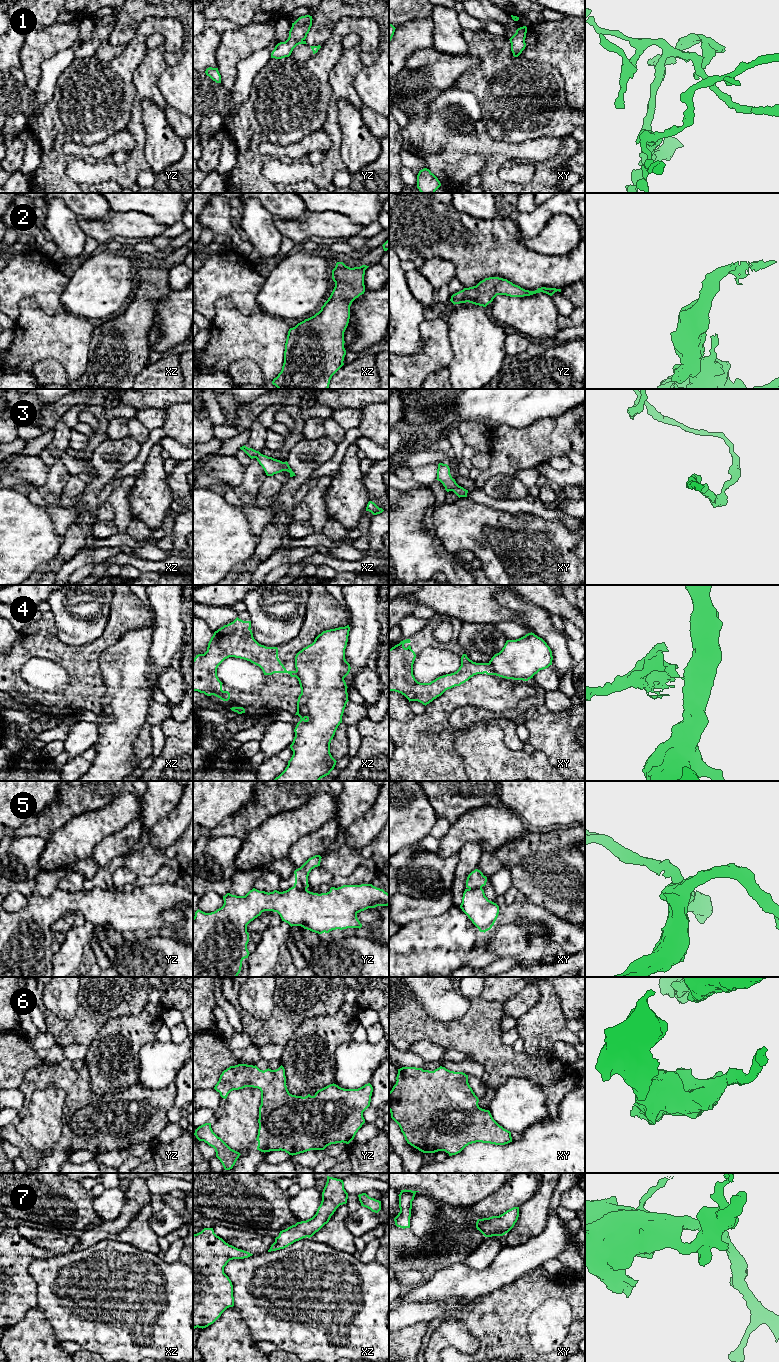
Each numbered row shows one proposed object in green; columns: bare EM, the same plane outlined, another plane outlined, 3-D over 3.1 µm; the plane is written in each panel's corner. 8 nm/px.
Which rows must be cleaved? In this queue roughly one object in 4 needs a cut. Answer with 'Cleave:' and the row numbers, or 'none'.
Cleave: 1, 4, 5

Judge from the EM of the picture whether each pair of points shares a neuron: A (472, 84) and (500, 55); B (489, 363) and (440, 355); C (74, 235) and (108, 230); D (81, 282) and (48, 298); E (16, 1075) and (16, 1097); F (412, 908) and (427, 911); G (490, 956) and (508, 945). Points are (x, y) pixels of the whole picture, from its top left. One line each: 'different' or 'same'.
A: same
B: different
C: different
D: different
E: different
F: same
G: different

